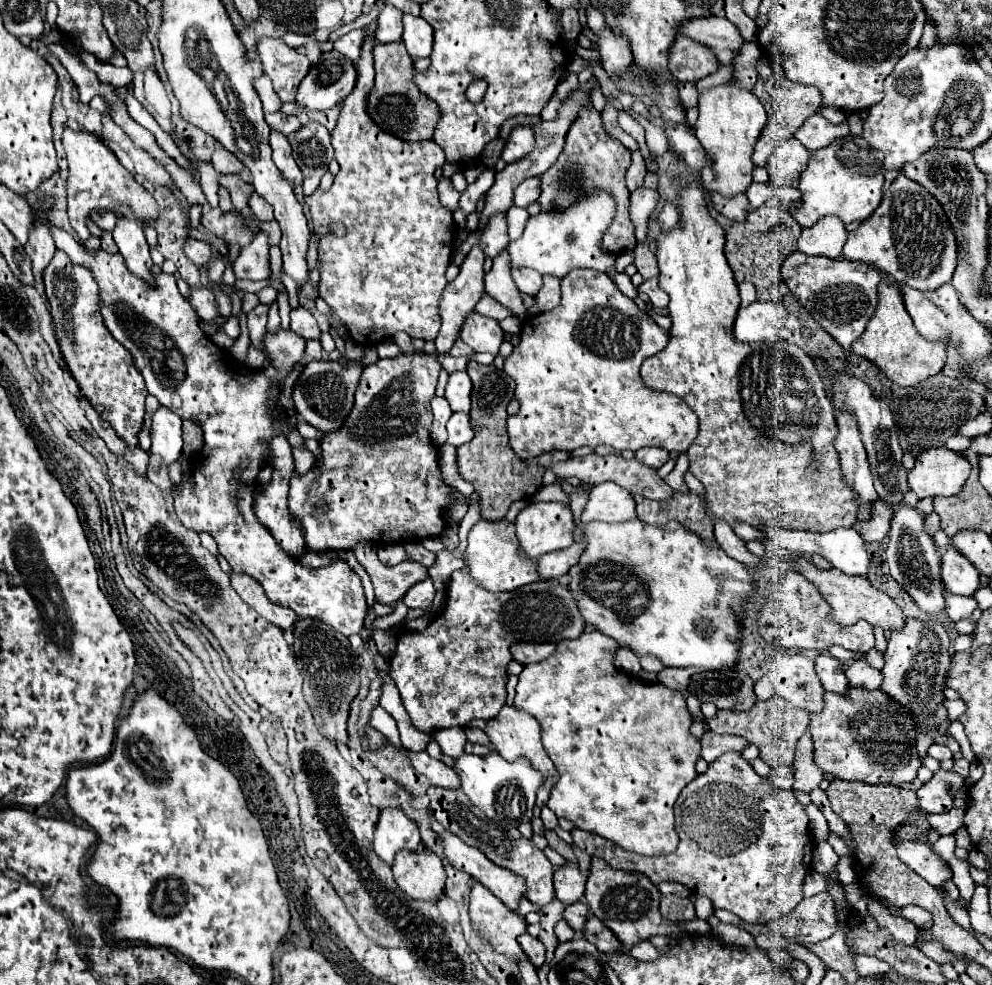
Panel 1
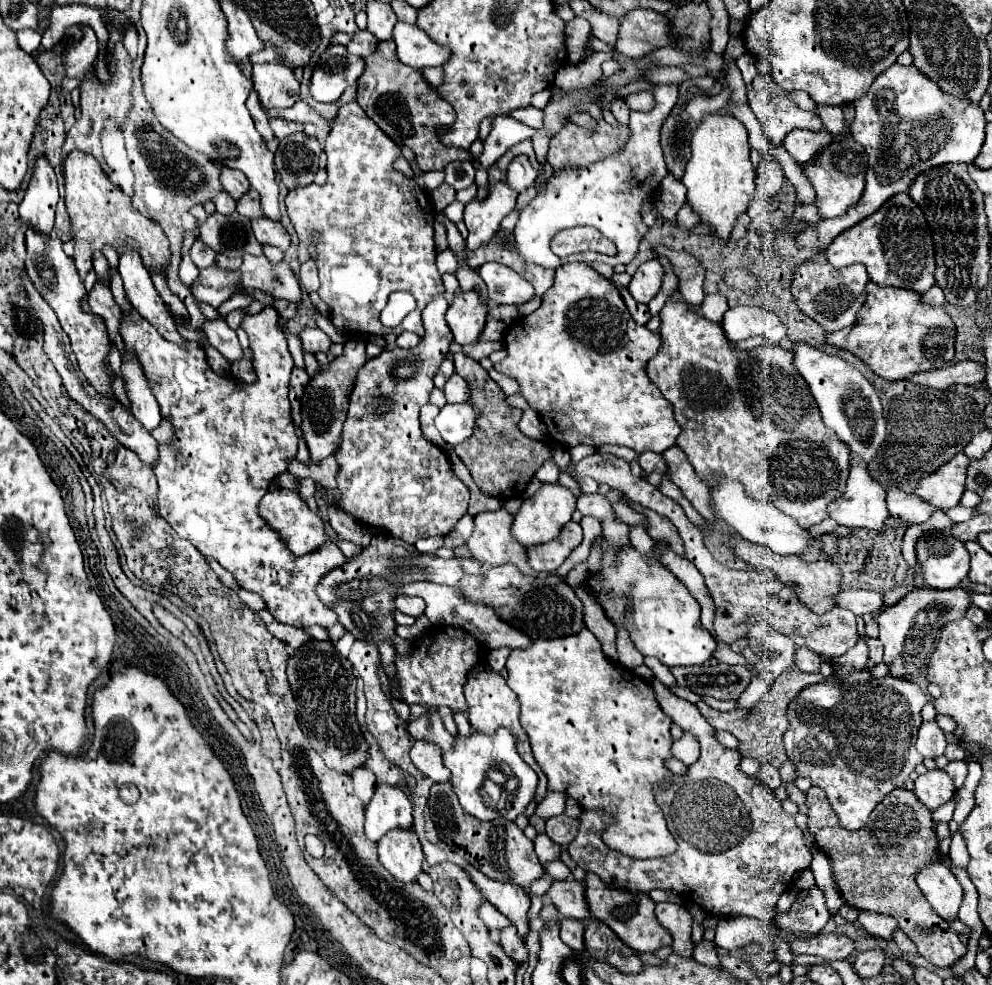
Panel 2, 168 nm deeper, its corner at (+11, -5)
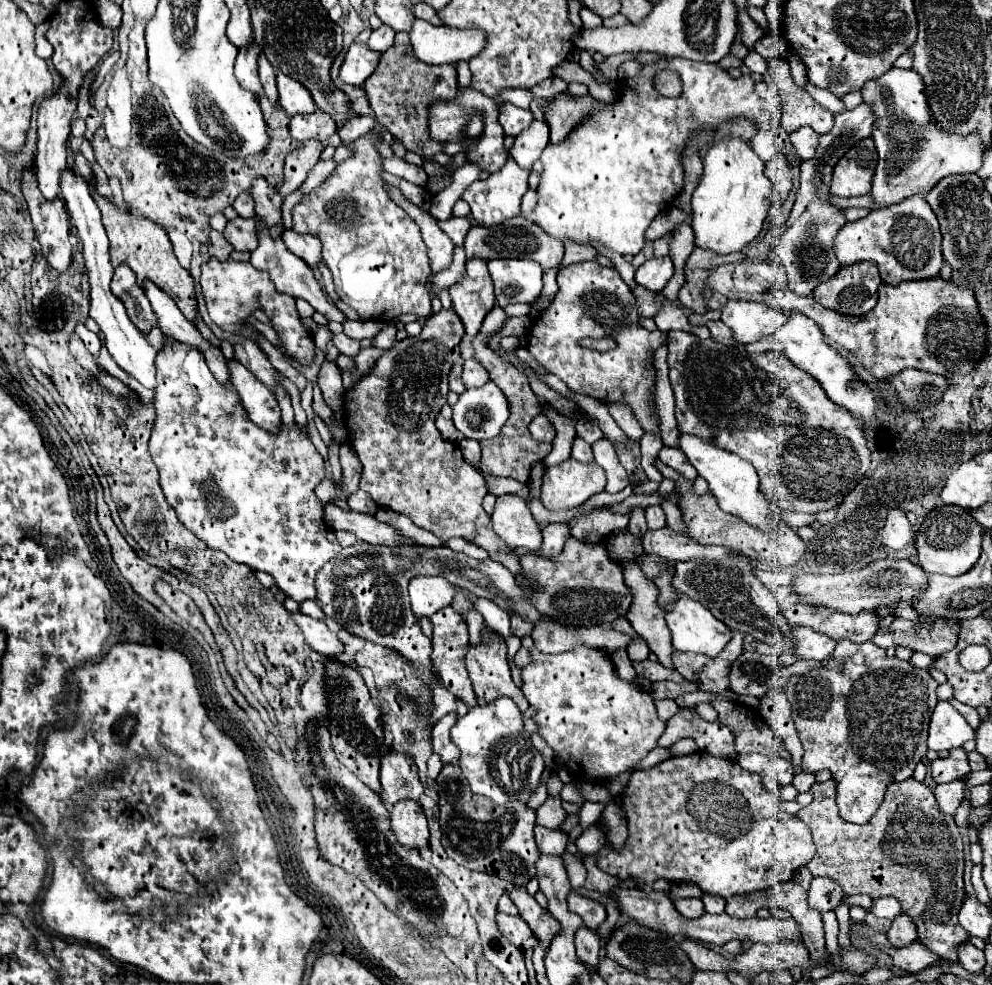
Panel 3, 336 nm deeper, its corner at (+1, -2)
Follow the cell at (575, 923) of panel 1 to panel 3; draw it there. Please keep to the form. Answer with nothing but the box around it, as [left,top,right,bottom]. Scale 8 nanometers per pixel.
[575,927,601,967]

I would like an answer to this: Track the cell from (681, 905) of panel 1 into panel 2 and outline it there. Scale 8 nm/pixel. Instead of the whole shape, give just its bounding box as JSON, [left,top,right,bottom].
[657,902,693,958]

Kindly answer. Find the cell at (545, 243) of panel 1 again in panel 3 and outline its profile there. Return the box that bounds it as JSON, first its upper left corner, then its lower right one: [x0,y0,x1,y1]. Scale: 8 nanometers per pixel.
[535,59,771,255]

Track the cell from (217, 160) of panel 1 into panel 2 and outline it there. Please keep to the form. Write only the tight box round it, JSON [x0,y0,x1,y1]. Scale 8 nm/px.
[221,166,249,200]

